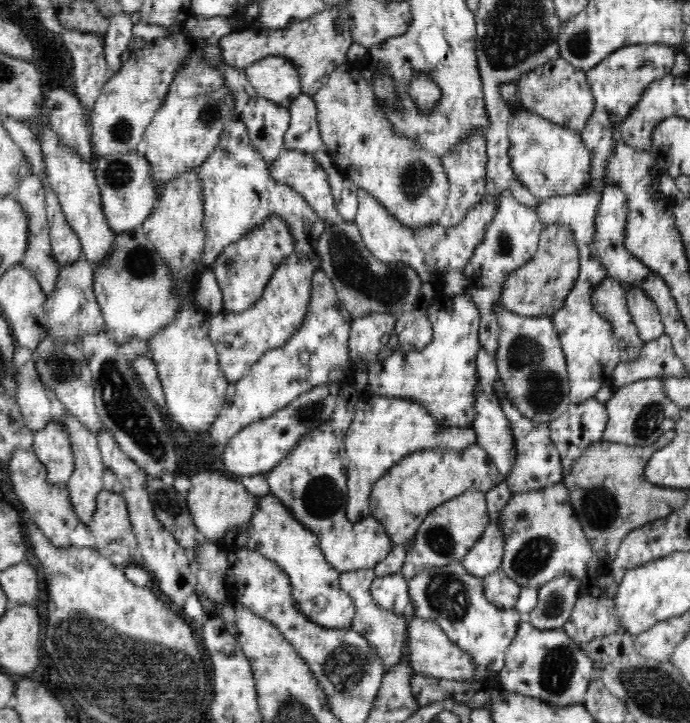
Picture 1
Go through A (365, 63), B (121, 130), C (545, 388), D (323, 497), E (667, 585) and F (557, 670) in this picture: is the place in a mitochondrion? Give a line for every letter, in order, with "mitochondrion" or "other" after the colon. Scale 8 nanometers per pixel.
A: other
B: mitochondrion
C: mitochondrion
D: mitochondrion
E: other
F: mitochondrion

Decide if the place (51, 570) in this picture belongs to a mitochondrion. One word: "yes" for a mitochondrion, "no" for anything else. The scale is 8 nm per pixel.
no

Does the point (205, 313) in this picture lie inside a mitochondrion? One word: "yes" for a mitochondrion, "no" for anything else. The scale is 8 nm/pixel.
no

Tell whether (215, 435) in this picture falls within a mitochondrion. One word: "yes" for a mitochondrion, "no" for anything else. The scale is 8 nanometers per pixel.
no

